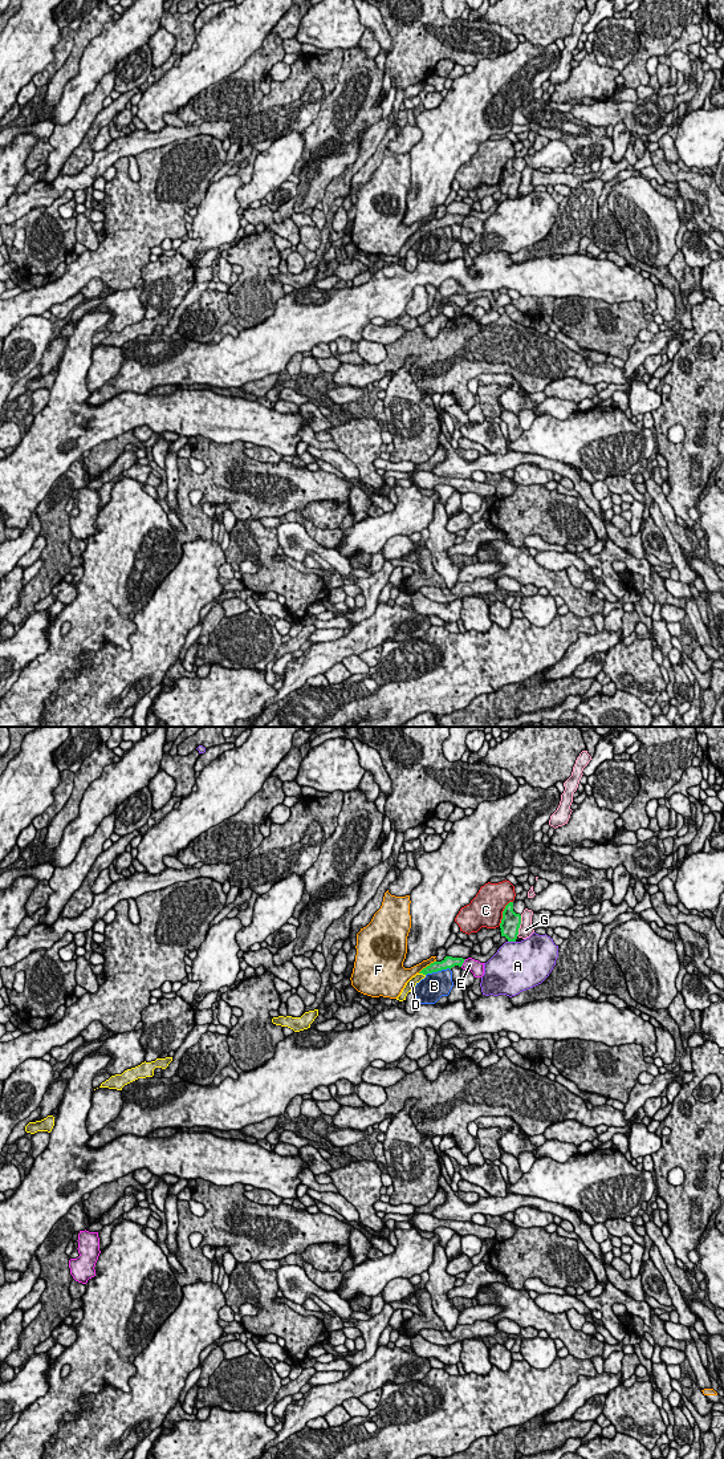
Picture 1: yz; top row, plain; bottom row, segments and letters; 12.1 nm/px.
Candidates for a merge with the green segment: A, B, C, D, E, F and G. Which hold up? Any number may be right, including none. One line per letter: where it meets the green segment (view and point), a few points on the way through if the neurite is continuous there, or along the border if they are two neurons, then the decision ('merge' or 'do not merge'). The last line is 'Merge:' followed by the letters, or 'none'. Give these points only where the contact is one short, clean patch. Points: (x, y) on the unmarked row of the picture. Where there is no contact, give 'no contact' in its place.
A: meets green in yz at (512, 198); do not merge
B: meets green in yz at (438, 227); do not merge
C: meets green in yz at (503, 170); do not merge
D: meets green in yz at (422, 230); runs through yz (436, 223), (422, 230), (411, 240); merge
E: meets green in yz at (463, 219); do not merge
F: meets green in yz at (427, 223); border along yz (435, 218), (418, 230); do not merge
G: meets green in yz at (519, 183); do not merge
Merge: D

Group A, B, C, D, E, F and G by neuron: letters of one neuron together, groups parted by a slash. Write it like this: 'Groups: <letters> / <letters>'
Groups: A / B / C / D / E / F / G

